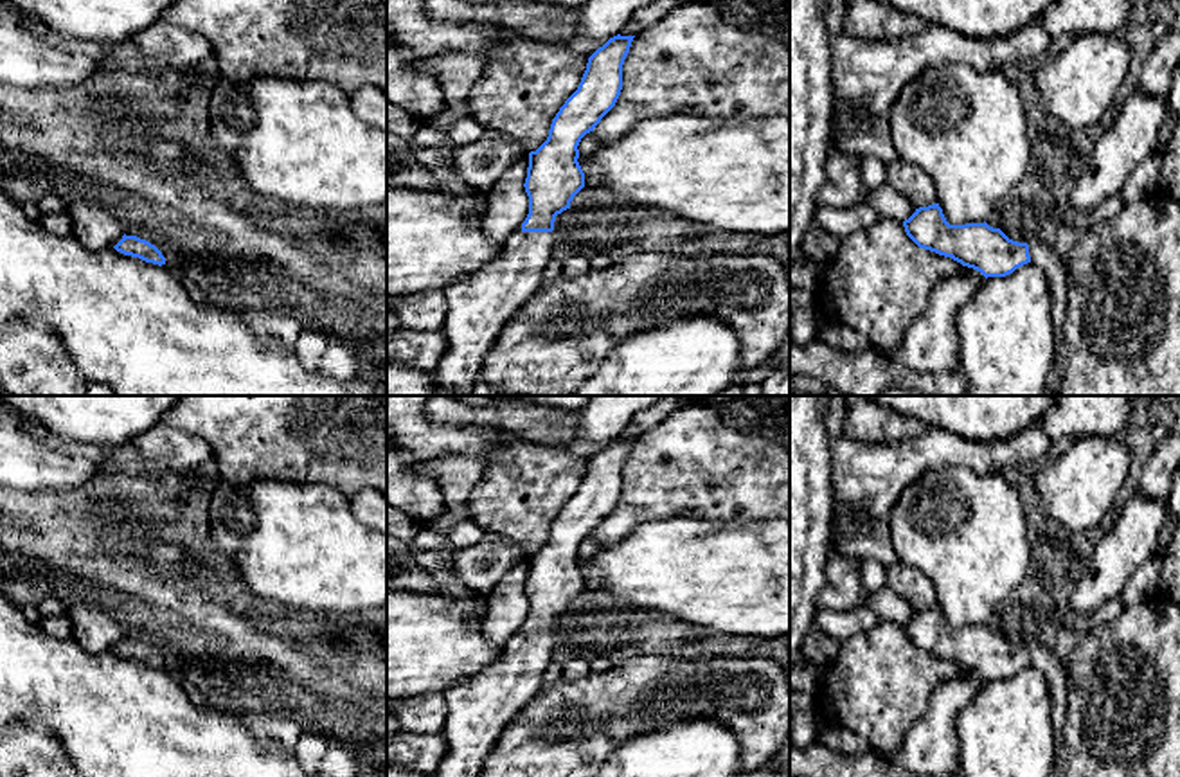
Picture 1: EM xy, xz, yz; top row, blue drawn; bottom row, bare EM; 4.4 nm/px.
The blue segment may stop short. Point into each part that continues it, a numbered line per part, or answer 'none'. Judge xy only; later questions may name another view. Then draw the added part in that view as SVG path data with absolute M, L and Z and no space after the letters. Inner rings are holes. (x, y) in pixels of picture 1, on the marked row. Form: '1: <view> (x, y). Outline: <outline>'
none

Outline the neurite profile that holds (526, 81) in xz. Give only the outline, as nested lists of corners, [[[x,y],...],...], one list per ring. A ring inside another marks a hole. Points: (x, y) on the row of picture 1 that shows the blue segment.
[[[387,0],[387,22],[394,29],[394,40],[416,56],[482,54],[487,65],[468,97],[471,117],[487,133],[511,135],[527,153],[536,151],[547,140],[552,119],[577,90],[588,63],[588,58],[561,43],[531,40],[507,27],[432,20],[425,0]]]

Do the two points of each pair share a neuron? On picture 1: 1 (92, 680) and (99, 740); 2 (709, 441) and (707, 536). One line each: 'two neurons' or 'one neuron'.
1: one neuron
2: two neurons

